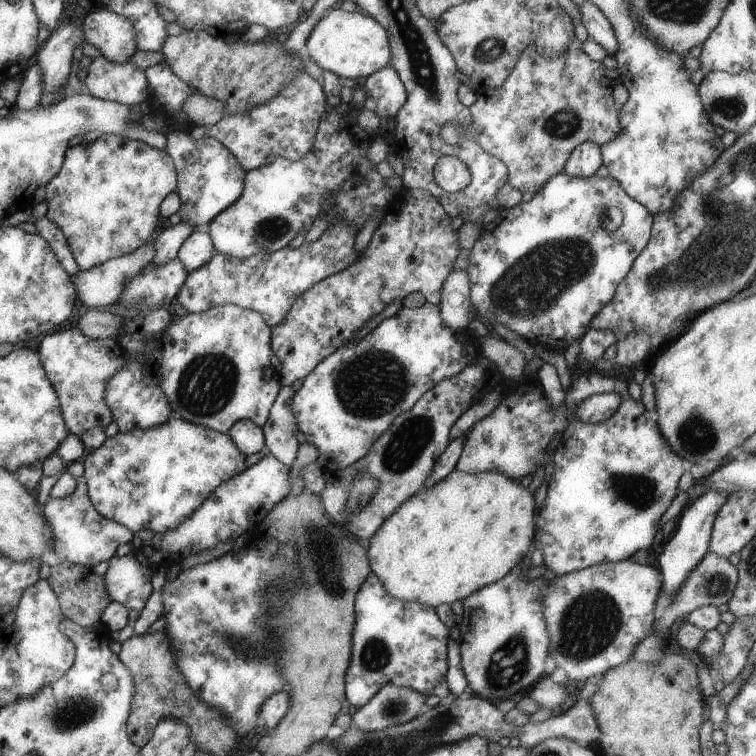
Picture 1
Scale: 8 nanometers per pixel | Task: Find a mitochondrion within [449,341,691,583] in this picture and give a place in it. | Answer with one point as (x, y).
(638, 492)

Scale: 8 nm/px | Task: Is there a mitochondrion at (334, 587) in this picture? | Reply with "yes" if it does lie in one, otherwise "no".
yes

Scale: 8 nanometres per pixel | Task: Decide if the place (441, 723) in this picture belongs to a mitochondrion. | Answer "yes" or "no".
yes

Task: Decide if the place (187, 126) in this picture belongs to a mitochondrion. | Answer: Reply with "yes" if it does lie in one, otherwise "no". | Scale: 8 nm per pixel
no

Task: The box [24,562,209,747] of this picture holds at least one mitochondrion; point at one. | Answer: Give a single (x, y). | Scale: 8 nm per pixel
(69, 713)

